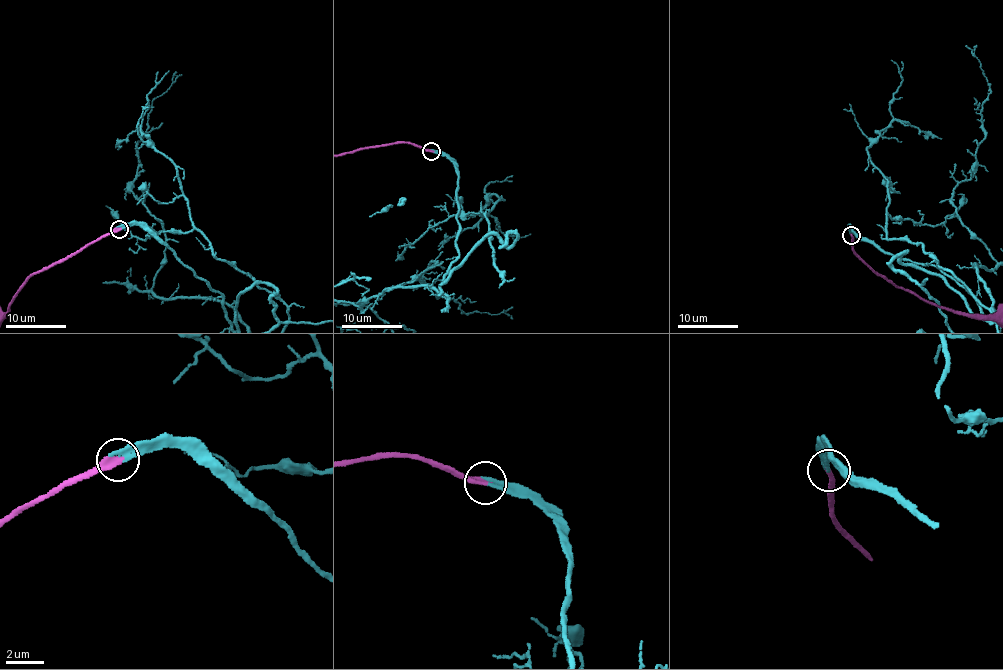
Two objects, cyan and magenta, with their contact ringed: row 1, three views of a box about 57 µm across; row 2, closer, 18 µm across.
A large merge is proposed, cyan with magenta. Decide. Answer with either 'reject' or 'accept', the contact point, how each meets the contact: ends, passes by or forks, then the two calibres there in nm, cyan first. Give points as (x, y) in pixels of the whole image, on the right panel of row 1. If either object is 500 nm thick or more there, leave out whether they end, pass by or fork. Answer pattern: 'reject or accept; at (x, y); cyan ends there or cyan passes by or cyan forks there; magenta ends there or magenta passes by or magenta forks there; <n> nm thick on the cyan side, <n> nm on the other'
accept; at (851, 235); cyan ends there; magenta ends there; 280 nm thick on the cyan side, 320 nm on the other

